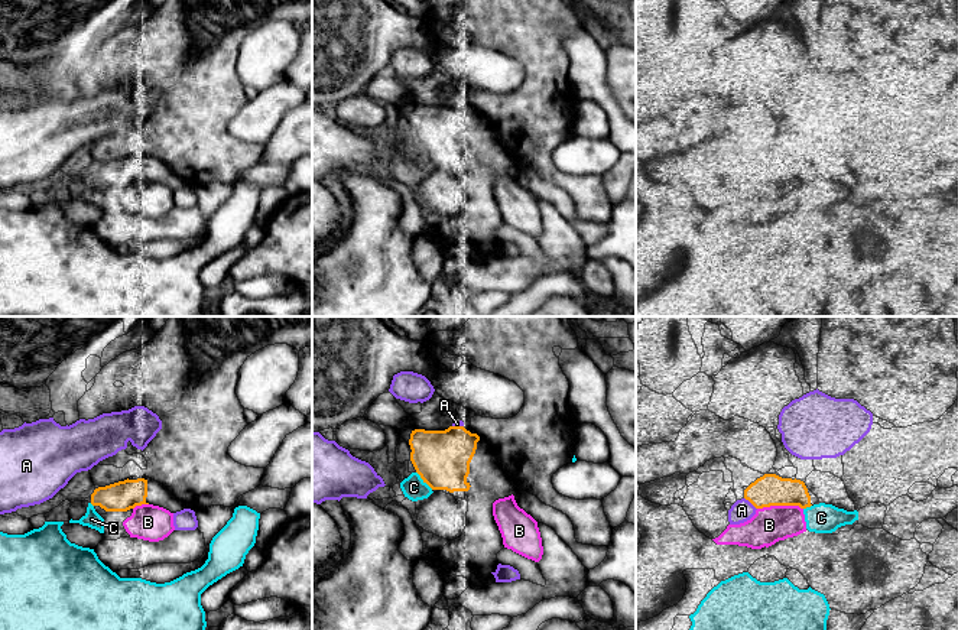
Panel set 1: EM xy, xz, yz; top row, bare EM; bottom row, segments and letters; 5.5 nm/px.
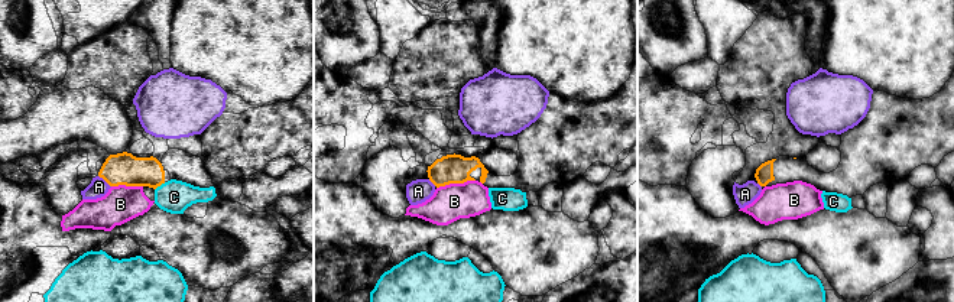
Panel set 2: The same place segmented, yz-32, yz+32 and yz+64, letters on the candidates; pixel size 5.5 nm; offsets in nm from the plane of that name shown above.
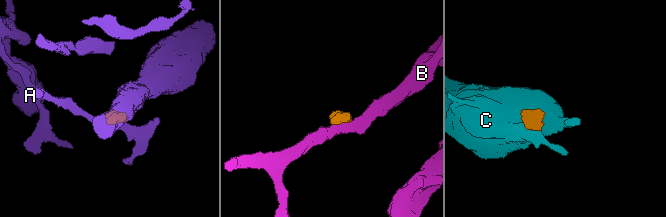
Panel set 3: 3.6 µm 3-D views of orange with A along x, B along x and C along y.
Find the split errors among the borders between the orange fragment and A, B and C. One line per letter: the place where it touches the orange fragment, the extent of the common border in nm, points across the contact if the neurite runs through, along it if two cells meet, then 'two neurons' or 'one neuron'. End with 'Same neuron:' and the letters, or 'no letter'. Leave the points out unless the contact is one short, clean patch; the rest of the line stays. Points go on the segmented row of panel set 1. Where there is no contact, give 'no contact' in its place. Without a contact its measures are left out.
A: contact yz (750, 502); length 100 nm; two neurons
B: contact yz (779, 505); length 260 nm; two neurons
C: contact xz (424, 480); length 140 nm; border xz (416, 471), (432, 489); two neurons
Same neuron: no letter

